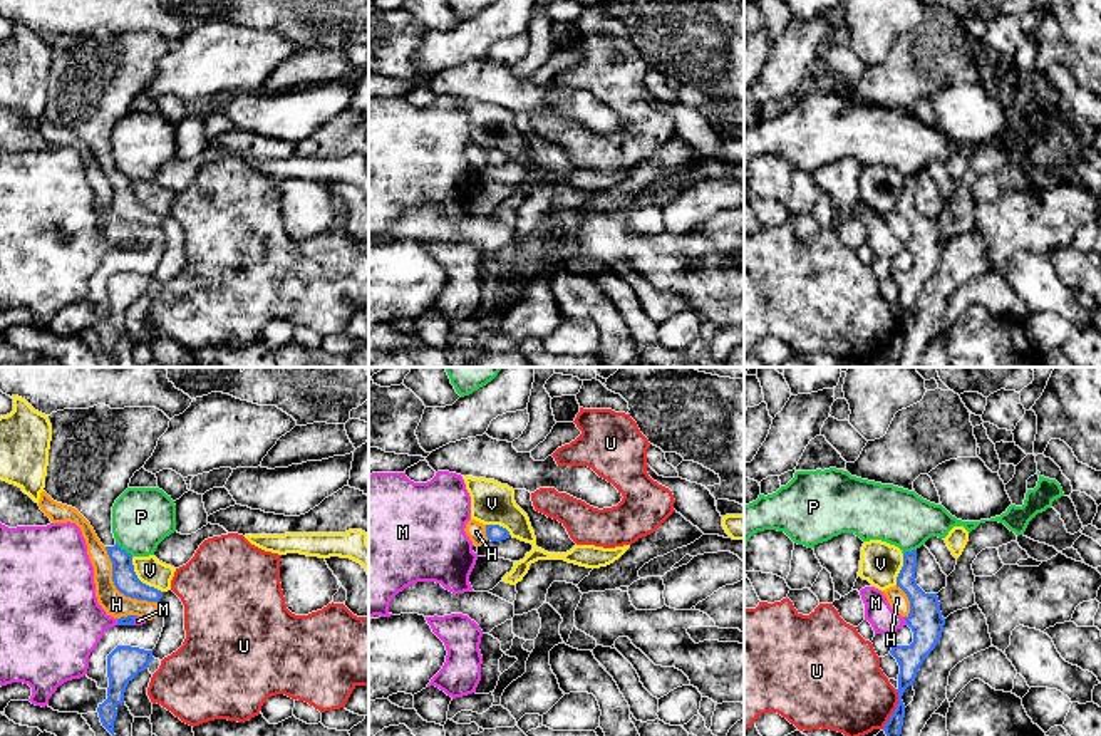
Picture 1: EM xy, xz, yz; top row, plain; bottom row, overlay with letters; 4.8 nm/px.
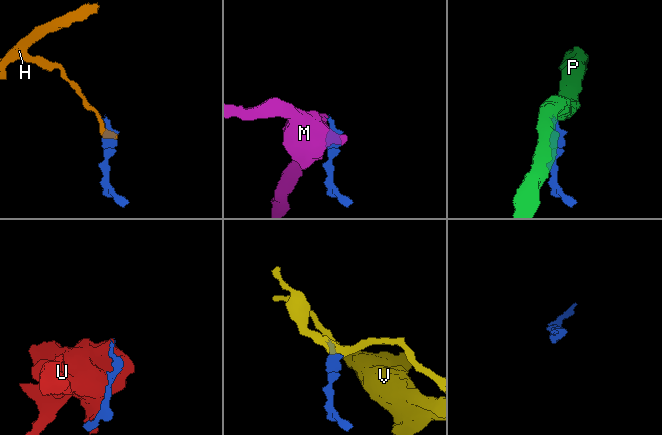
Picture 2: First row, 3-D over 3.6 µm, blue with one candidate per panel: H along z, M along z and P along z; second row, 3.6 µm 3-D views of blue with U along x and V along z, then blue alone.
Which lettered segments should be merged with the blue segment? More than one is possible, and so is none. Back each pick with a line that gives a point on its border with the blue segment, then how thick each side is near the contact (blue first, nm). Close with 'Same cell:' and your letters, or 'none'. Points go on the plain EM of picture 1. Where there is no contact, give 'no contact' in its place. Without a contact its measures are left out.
Same cell: none

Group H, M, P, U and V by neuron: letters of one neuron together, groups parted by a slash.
H / M / P / U / V

